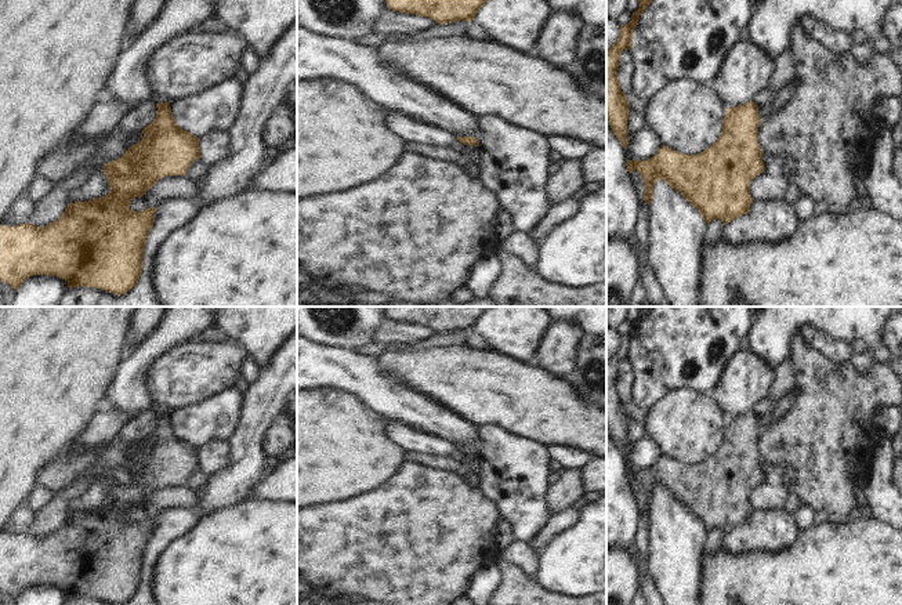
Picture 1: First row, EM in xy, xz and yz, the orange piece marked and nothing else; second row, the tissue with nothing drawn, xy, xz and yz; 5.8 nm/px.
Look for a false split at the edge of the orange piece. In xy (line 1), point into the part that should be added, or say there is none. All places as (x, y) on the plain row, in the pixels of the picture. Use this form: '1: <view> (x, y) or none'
1: none

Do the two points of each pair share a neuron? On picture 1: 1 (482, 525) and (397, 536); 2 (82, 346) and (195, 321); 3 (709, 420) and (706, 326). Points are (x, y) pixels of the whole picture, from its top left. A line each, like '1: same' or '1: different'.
1: same
2: different
3: different

